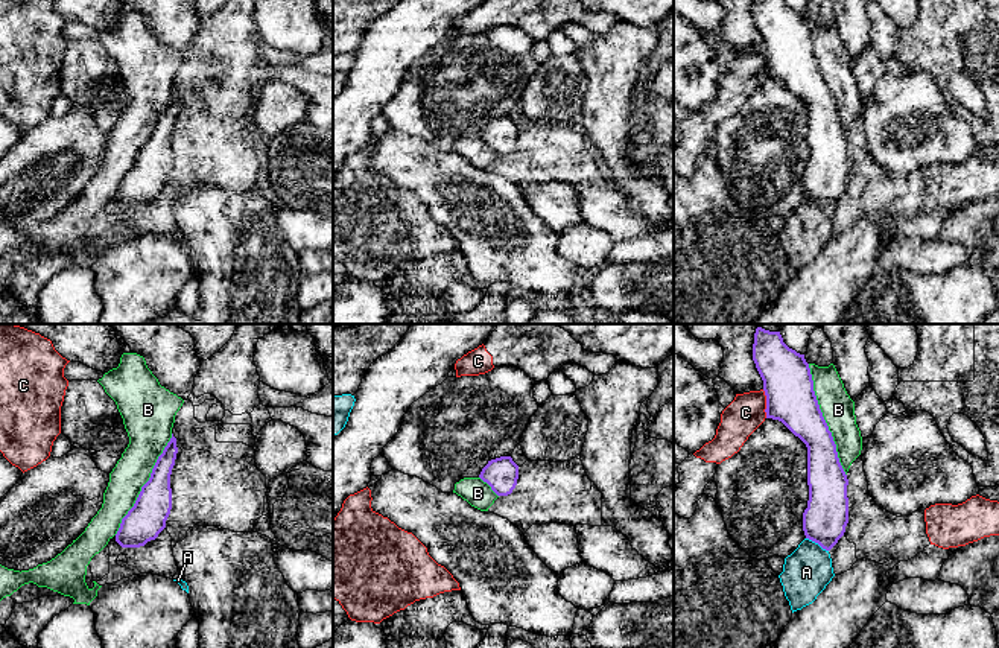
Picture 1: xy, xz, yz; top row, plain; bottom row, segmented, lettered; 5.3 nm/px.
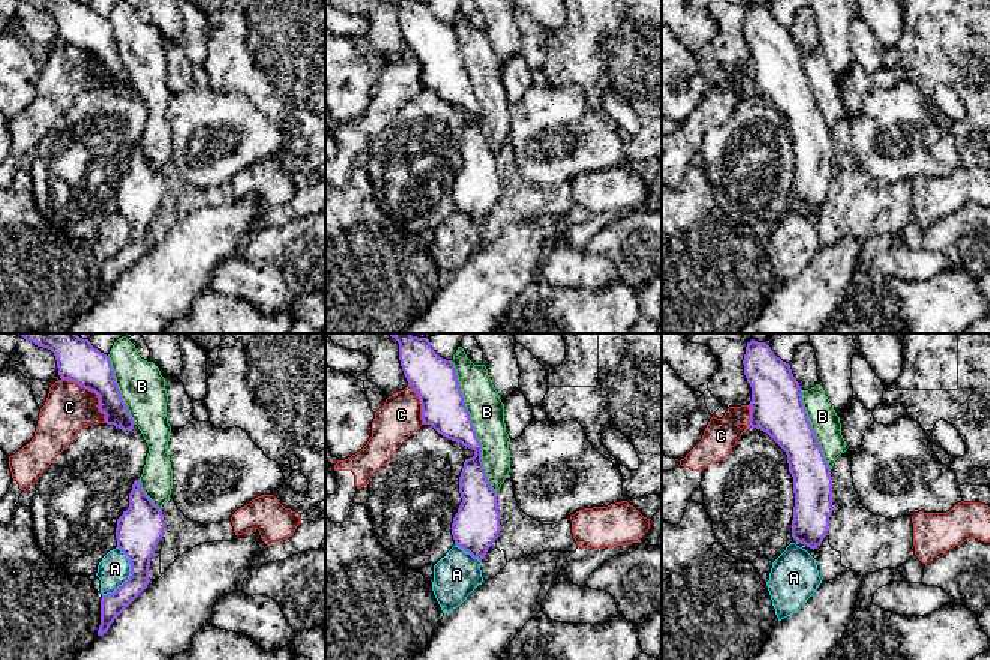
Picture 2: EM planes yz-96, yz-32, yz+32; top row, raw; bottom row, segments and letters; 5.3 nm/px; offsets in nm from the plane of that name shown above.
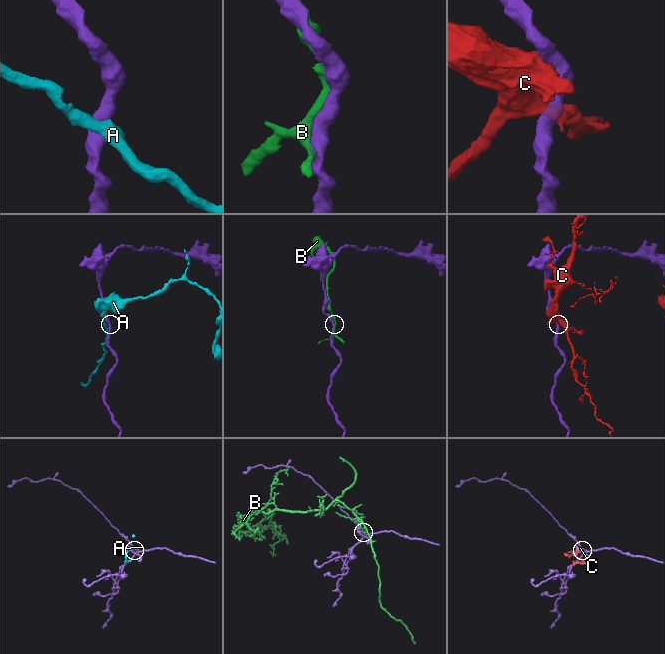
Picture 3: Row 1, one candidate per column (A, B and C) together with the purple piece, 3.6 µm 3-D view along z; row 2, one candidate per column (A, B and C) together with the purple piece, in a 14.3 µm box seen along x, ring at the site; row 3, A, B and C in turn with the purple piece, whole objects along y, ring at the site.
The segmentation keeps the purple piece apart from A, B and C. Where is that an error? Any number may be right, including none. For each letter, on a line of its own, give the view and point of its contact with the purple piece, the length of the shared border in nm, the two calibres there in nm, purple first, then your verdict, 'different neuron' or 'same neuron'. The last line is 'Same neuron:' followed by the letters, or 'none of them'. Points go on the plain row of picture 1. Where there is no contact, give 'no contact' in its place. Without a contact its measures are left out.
A: meets purple in yz at (817, 201); contact 140 nm long; 240 nm thick on the purple side, 260 nm on the other; different neuron
B: meets purple in yz at (824, 79); contact 650 nm long; 260 nm thick on the purple side, 180 nm on the other; different neuron
C: meets purple in yz at (767, 63); contact 150 nm long; 260 nm thick on the purple side, 190 nm on the other; different neuron
Same neuron: none of them

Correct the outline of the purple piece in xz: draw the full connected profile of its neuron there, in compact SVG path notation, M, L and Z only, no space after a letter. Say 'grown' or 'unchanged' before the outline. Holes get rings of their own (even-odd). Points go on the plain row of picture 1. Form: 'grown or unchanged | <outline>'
unchanged | M511 116L488 120L479 137L487 141L497 155L508 155L517 145L519 125Z

